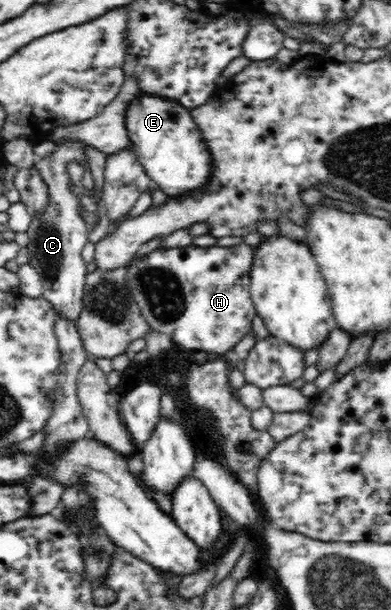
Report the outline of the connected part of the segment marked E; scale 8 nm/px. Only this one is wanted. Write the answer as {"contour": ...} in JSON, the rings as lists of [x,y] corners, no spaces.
{"contour":[[[138,91],[136,97],[125,105],[125,129],[148,178],[168,197],[199,190],[209,181],[209,149],[202,140],[191,110],[179,102]]]}

